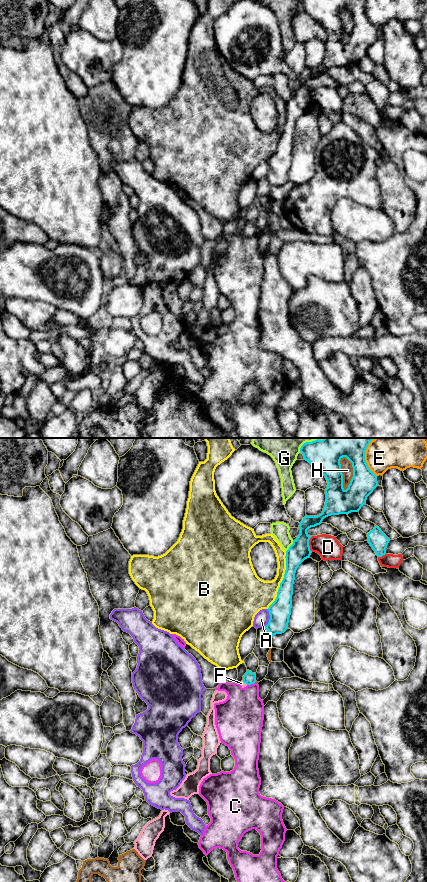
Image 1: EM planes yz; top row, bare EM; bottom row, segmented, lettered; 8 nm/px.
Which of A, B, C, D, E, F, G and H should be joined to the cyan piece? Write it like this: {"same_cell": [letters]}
{"same_cell": ["F"]}

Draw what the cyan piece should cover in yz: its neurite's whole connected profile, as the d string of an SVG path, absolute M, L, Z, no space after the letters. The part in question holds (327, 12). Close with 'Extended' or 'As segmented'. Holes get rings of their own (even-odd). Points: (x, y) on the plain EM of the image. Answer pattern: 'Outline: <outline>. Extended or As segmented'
Outline: M300 0L304 12L318 21L327 32L326 54L321 66L305 68L300 74L300 86L286 103L286 122L280 135L275 153L269 158L270 171L265 178L273 188L288 181L292 160L293 136L299 117L310 109L307 85L311 79L320 77L324 70L331 67L358 64L366 56L367 49L378 38L377 28L365 13L367 0ZM346 9L353 19L353 29L345 42L340 12Z. As segmented

